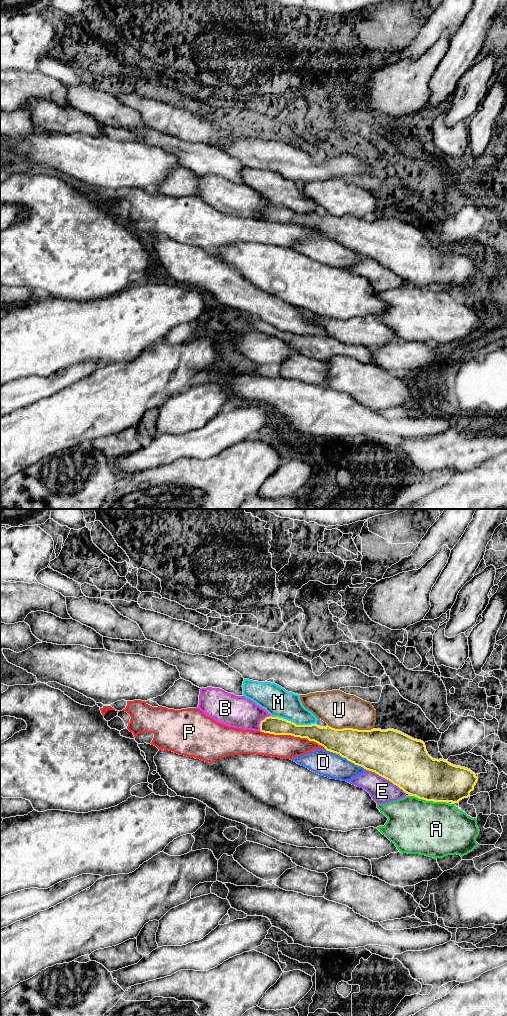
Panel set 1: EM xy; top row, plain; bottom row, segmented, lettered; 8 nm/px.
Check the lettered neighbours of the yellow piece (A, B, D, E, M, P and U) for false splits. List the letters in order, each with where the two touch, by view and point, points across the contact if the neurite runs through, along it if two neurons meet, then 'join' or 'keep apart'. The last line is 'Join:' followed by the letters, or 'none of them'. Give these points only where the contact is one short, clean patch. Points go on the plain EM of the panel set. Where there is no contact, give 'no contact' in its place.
A: meets yellow in xy at (429, 288); keep apart
B: meets yellow in xy at (261, 209); keep apart
D: meets yellow in xy at (346, 246); keep apart
E: meets yellow in xy at (386, 266); keep apart
M: meets yellow in xy at (292, 210); keep apart
P: meets yellow in xy at (293, 223); join
U: meets yellow in xy at (350, 216); keep apart
Join: P

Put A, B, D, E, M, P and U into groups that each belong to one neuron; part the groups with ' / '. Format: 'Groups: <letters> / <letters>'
Groups: A / B M / D E / P / U

